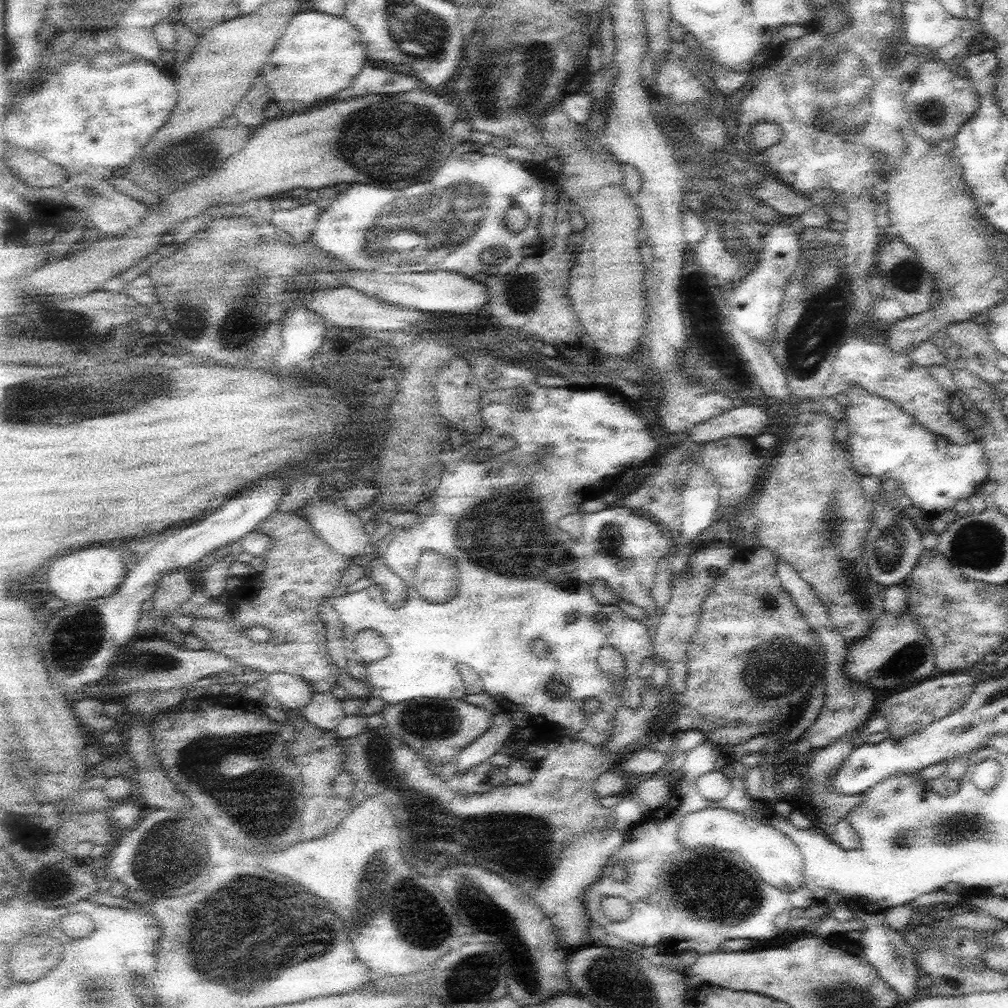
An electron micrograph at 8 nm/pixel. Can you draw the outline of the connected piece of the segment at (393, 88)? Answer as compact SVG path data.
M366 61L351 87L352 96L358 98L372 94L400 94L418 86L421 86L421 83L413 74L408 76L387 68L382 69L379 64Z

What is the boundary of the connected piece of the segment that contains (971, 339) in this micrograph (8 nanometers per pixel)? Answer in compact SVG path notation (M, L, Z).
M972 319L953 322L943 330L943 333L960 346L960 355L967 360L968 370L992 386L1002 382L1004 372L998 367L998 358L1002 355L990 339L987 323L978 324Z

